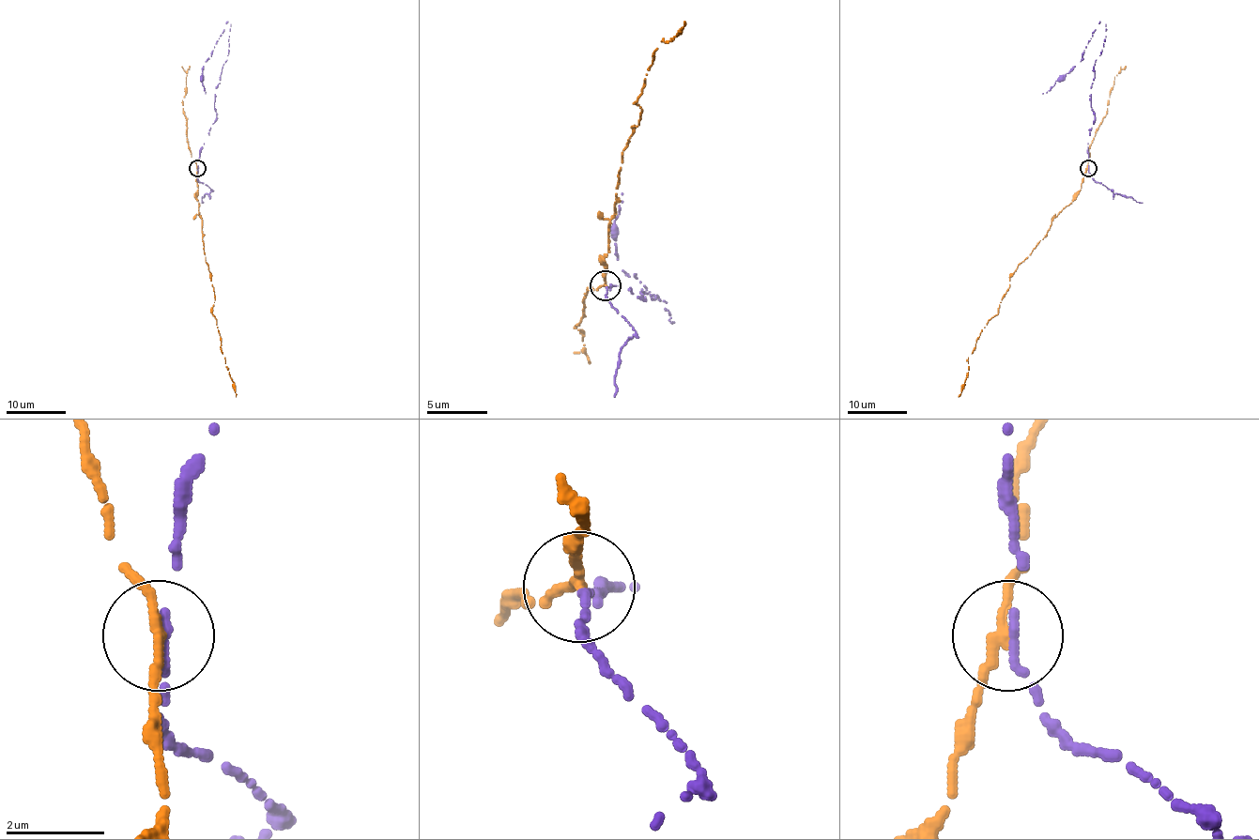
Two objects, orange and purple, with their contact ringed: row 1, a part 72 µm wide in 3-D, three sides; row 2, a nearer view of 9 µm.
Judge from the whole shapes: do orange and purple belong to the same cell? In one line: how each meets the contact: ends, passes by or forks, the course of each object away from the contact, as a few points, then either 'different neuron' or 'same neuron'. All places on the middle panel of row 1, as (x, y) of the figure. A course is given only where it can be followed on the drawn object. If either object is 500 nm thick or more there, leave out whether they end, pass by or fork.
orange passes by; purple passes by; orange runs (606, 286), (603, 259), (615, 210), (621, 153), (642, 110), (637, 101), (661, 40), (667, 43), (685, 22); purple runs (606, 286), (667, 301), (673, 323), (634, 274), (621, 271), (615, 235), (621, 192); different neuron

